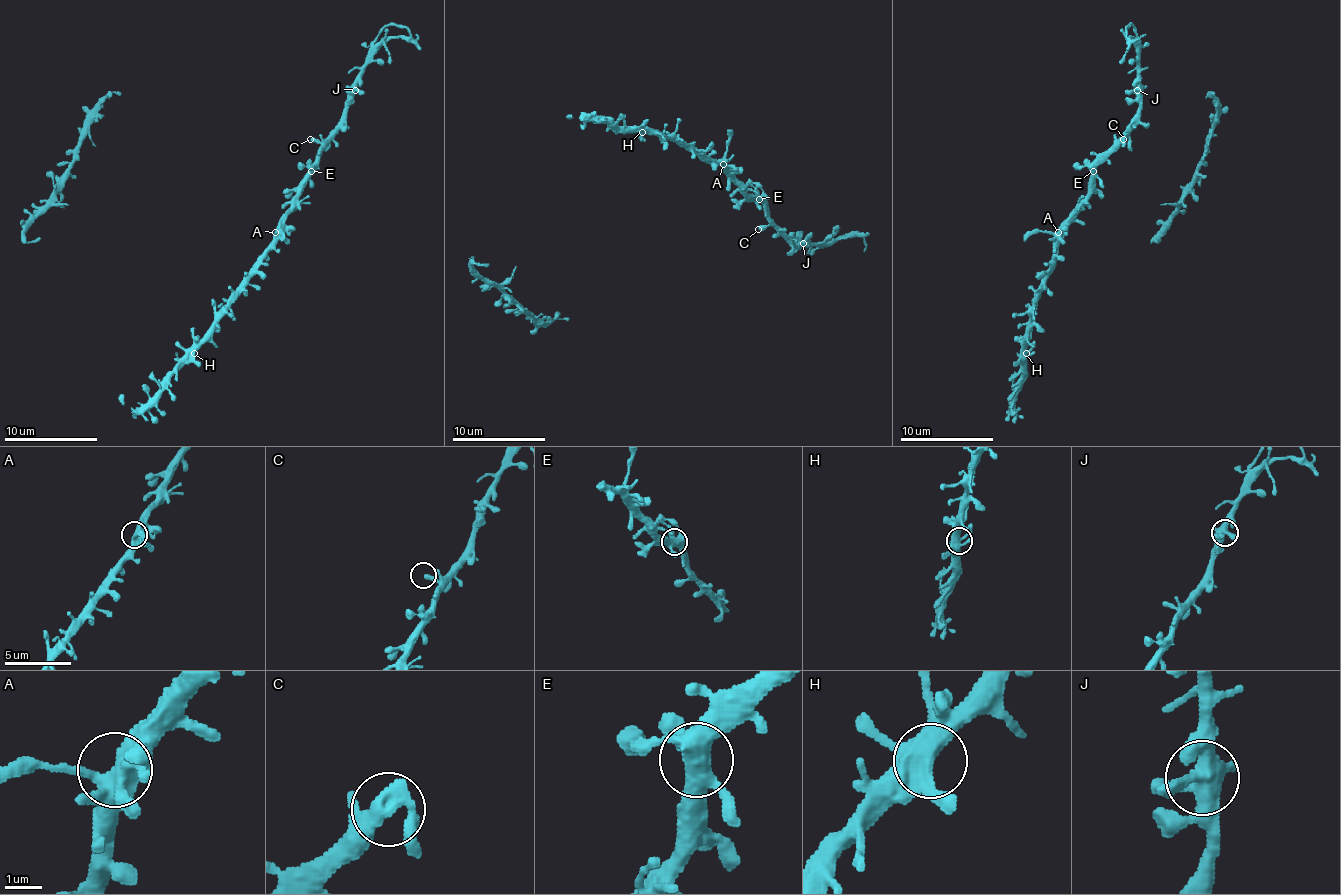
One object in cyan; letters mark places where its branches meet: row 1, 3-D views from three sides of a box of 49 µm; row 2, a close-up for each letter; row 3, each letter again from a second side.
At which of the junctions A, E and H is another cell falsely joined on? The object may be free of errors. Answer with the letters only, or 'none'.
none

